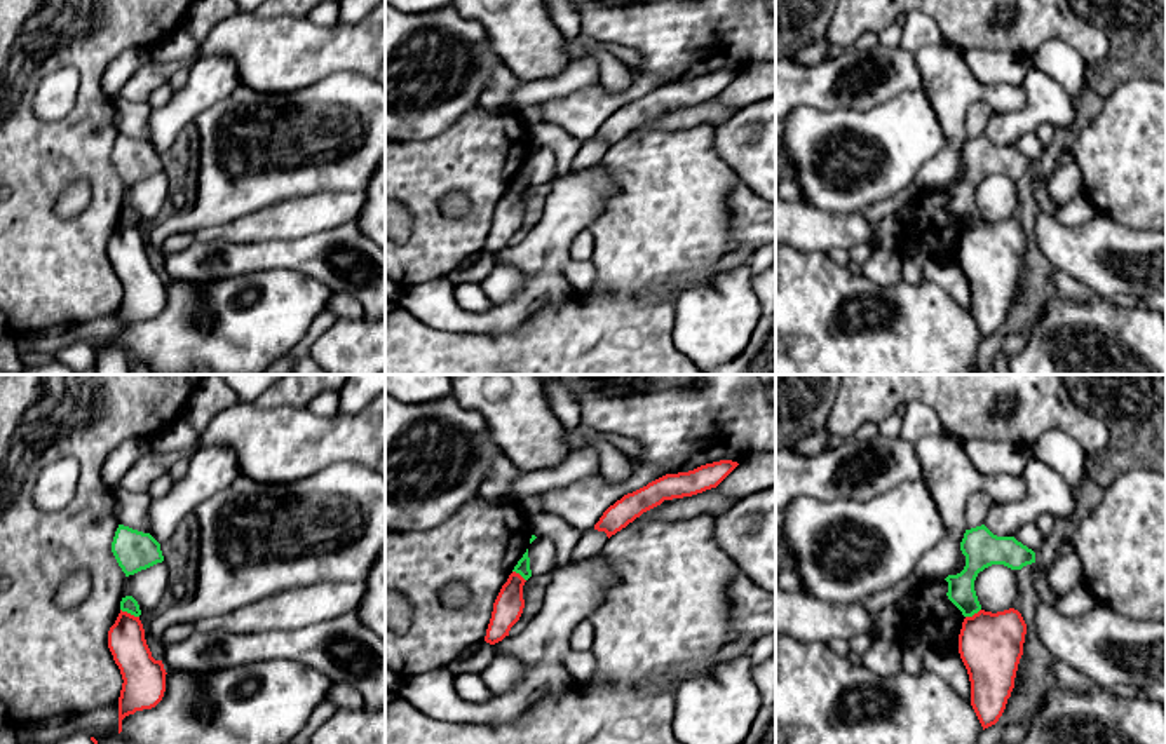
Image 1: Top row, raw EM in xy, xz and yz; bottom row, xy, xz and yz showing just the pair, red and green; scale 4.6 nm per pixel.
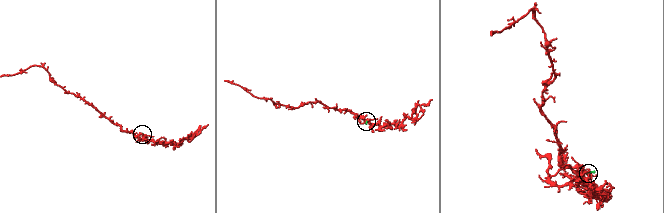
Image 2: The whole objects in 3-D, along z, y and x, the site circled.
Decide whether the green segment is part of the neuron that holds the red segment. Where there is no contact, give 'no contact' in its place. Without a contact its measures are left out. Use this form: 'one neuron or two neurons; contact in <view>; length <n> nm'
two neurons; contact in xy; length 100 nm

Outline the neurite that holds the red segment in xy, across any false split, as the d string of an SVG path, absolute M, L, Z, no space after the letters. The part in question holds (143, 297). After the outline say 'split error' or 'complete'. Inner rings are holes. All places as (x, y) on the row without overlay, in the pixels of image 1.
M127 221L119 223L108 240L108 258L122 284L119 307L119 343L122 329L136 321L155 317L166 301L166 279L155 270L145 249L139 227Z | complete

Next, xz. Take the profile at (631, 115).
M720 70L688 82L666 84L610 115L594 134L594 139L605 141L610 148L664 110L692 106L716 98L737 75L732 70Z | complete

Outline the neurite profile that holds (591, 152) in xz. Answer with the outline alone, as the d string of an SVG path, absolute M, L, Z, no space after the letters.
M594 138L582 143L577 157L572 160L570 174L584 172L591 167L596 167L605 157L608 146L605 141Z

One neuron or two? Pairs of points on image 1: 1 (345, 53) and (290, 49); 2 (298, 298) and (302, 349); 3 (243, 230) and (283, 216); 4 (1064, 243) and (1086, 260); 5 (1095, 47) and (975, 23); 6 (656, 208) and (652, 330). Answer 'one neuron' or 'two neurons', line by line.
1: one neuron
2: two neurons
3: one neuron
4: one neuron
5: one neuron
6: one neuron

